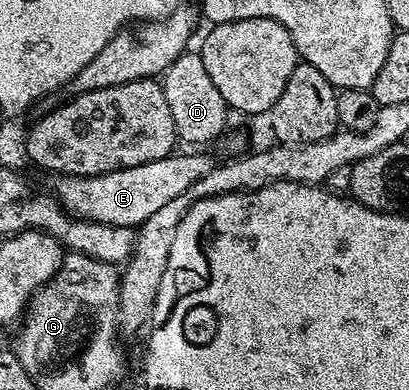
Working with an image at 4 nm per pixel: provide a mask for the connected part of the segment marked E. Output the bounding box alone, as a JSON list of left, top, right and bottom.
[54,152,214,228]

